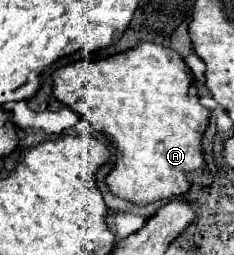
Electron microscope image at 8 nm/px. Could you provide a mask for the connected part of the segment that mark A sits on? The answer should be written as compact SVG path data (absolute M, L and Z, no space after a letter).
M144 43L136 49L118 53L114 57L98 59L94 63L70 63L54 71L54 95L60 103L80 113L96 131L110 137L118 149L118 163L106 177L108 189L126 201L136 205L150 205L174 195L186 193L194 183L202 183L204 155L202 137L210 121L210 111L200 105L196 87L190 85L194 79L184 59L168 47Z

